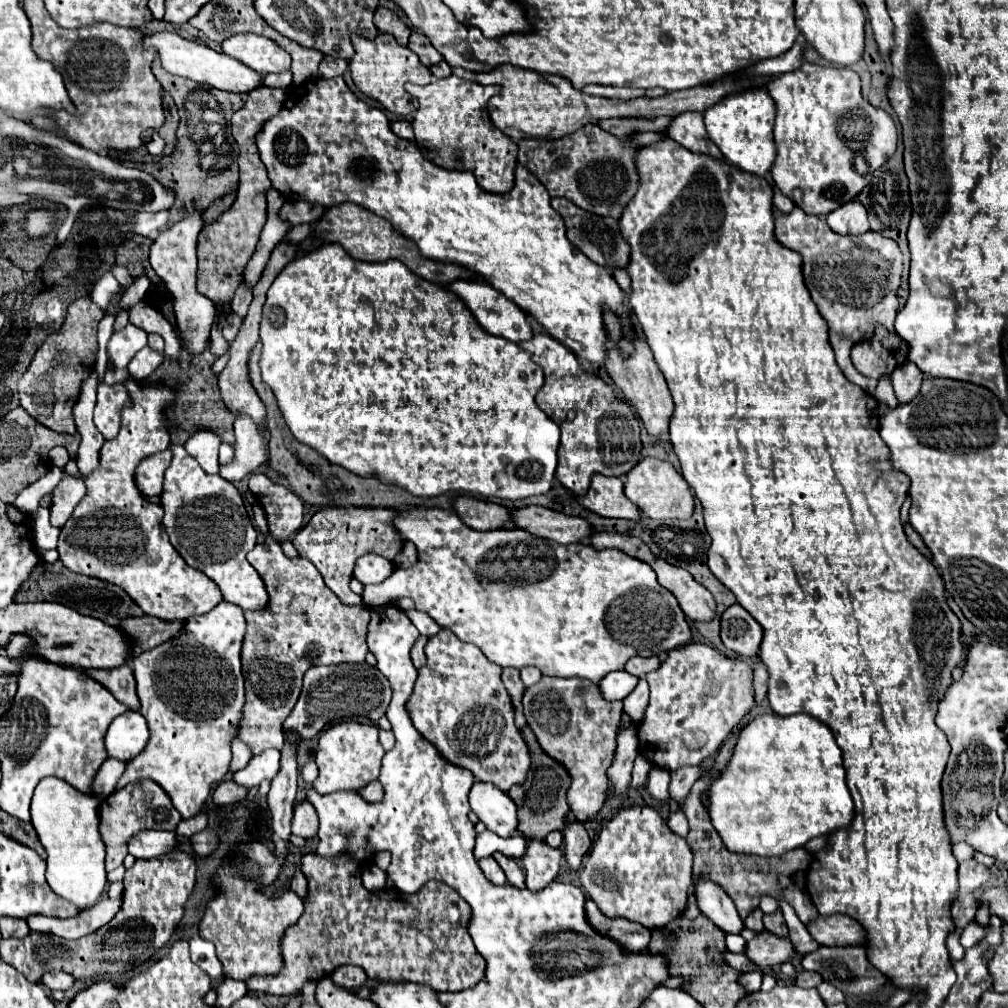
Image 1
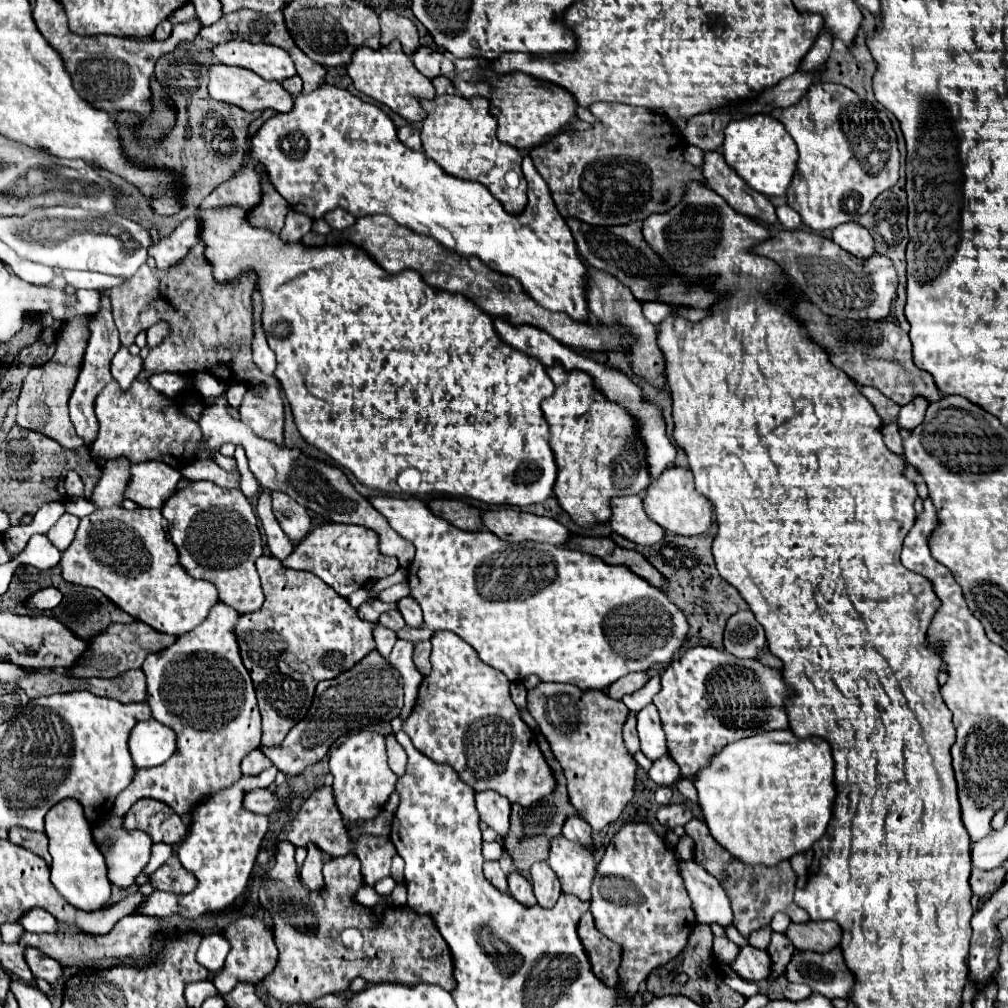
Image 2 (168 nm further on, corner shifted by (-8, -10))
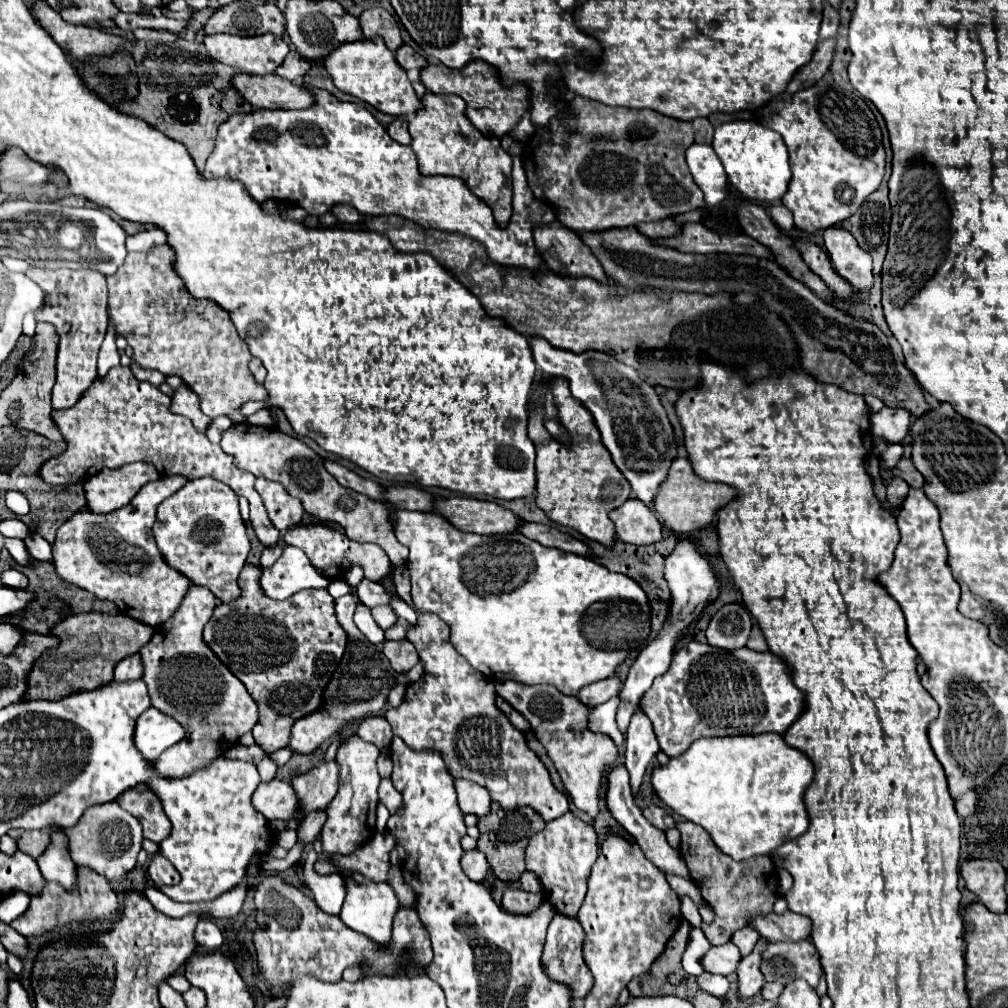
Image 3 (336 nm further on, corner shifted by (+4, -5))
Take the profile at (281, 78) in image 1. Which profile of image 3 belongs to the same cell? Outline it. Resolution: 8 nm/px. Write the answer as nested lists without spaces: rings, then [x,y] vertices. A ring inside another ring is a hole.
[[[292,50],[286,60],[280,64],[280,68],[276,70],[278,76],[284,76],[286,80],[292,80],[292,82],[298,82],[306,72],[310,70],[310,62],[300,56],[296,50]]]

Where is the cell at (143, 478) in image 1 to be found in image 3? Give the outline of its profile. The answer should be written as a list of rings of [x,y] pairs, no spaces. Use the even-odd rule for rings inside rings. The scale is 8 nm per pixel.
[[[134,462],[118,470],[98,472],[96,476],[92,476],[92,480],[84,482],[84,492],[88,500],[86,508],[98,514],[118,510],[126,506],[144,484],[158,478],[160,474],[156,472],[156,468],[144,462]]]

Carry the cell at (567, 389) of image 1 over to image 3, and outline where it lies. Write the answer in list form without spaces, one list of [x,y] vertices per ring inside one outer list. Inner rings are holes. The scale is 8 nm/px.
[[[552,380],[548,386],[538,386],[538,392],[550,390],[554,396],[554,404],[560,412],[562,426],[572,436],[572,446],[564,446],[558,440],[554,440],[548,430],[544,428],[544,410],[542,406],[536,406],[534,412],[530,412],[528,422],[528,436],[534,442],[538,456],[536,456],[536,506],[556,524],[574,528],[582,536],[604,544],[606,548],[612,548],[616,542],[616,530],[608,514],[616,508],[620,508],[630,498],[628,480],[620,474],[620,470],[612,464],[612,458],[608,456],[608,450],[600,444],[600,434],[596,424],[592,424],[592,414],[580,406],[576,398],[568,392],[566,380]]]

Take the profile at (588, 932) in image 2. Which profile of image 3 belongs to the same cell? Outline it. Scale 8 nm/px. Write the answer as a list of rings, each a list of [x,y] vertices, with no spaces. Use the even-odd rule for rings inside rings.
[[[556,914],[552,918],[552,922],[548,926],[544,952],[542,952],[542,968],[550,980],[556,980],[570,988],[572,1004],[574,1004],[574,1000],[582,1000],[594,984],[592,974],[582,958],[582,942],[584,942],[584,930],[576,918],[568,918],[568,916],[560,916],[560,914]]]

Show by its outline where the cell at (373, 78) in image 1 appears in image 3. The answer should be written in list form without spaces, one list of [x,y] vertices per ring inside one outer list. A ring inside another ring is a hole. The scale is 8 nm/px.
[[[374,36],[370,40],[356,40],[348,42],[344,46],[338,46],[324,58],[324,68],[328,70],[334,86],[346,94],[356,96],[362,102],[368,102],[376,110],[390,114],[390,116],[410,116],[416,110],[422,108],[422,102],[416,98],[412,84],[404,72],[394,60],[394,54],[386,48],[384,40],[380,36]]]

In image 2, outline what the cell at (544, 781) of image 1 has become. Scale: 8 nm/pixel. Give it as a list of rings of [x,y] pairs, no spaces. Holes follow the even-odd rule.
[[[536,735],[536,741],[540,745],[540,751],[546,759],[546,763],[550,765],[554,777],[556,777],[556,787],[554,791],[544,797],[542,801],[530,805],[530,807],[520,807],[520,805],[512,805],[512,817],[510,817],[510,833],[508,837],[504,839],[504,847],[508,851],[508,855],[514,859],[514,865],[520,869],[520,871],[528,871],[532,863],[536,861],[544,861],[548,857],[548,851],[550,851],[550,841],[554,837],[558,837],[562,833],[562,827],[566,823],[566,819],[570,815],[574,815],[576,811],[572,809],[570,801],[568,801],[568,793],[566,793],[566,779],[564,779],[564,773],[562,773],[562,767],[560,763],[554,759],[550,747],[548,747],[548,741],[544,739],[544,735]]]

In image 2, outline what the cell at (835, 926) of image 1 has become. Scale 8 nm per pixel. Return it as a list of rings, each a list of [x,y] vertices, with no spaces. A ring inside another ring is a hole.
[[[808,921],[808,923],[790,923],[786,935],[792,939],[798,951],[816,951],[826,953],[840,945],[842,931],[836,921]]]

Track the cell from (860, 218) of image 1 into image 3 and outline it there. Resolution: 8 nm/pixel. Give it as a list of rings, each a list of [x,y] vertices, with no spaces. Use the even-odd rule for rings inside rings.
[[[840,228],[824,230],[824,242],[834,270],[856,290],[872,288],[872,258],[864,252],[850,232]]]

